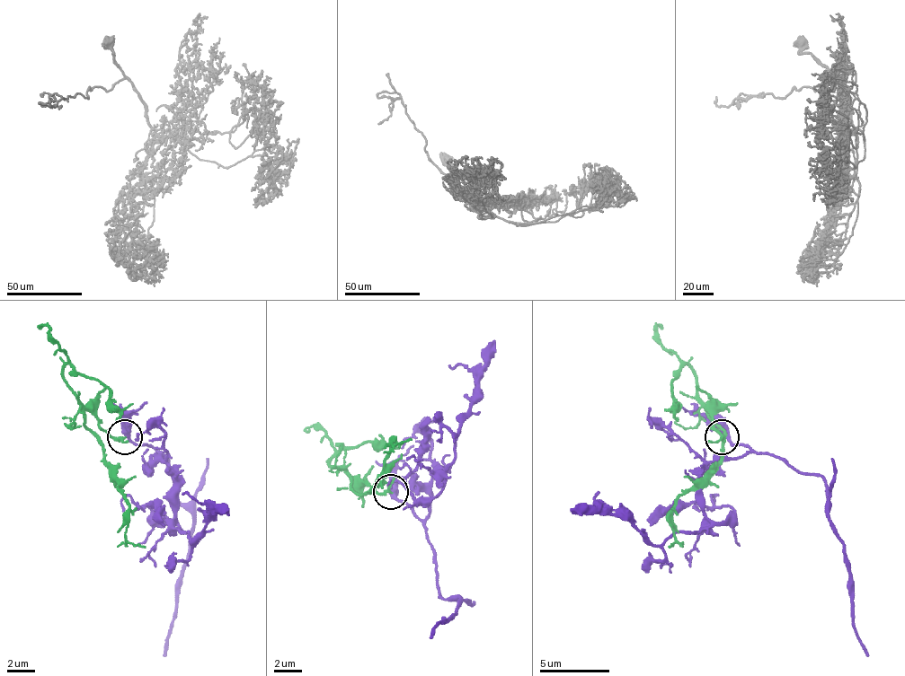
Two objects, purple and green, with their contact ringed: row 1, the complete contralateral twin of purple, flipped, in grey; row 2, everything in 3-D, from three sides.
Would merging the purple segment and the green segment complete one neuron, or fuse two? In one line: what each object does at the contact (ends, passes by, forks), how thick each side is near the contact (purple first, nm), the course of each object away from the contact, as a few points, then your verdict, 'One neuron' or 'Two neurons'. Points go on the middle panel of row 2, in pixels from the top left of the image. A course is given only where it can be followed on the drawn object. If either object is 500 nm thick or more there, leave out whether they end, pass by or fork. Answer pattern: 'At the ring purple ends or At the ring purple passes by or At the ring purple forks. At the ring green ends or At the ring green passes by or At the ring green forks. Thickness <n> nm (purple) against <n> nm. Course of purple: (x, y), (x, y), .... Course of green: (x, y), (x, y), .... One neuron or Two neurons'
At the ring purple passes by. At the ring green ends. Thickness 440 nm (purple) against 220 nm. Course of purple: (392, 490), (427, 532), (440, 595), (457, 599), (455, 612), (440, 623), (430, 636). Course of green: (392, 490), (377, 494), (360, 484), (353, 484), (360, 494), (368, 494), (392, 442), (412, 438). One neuron

